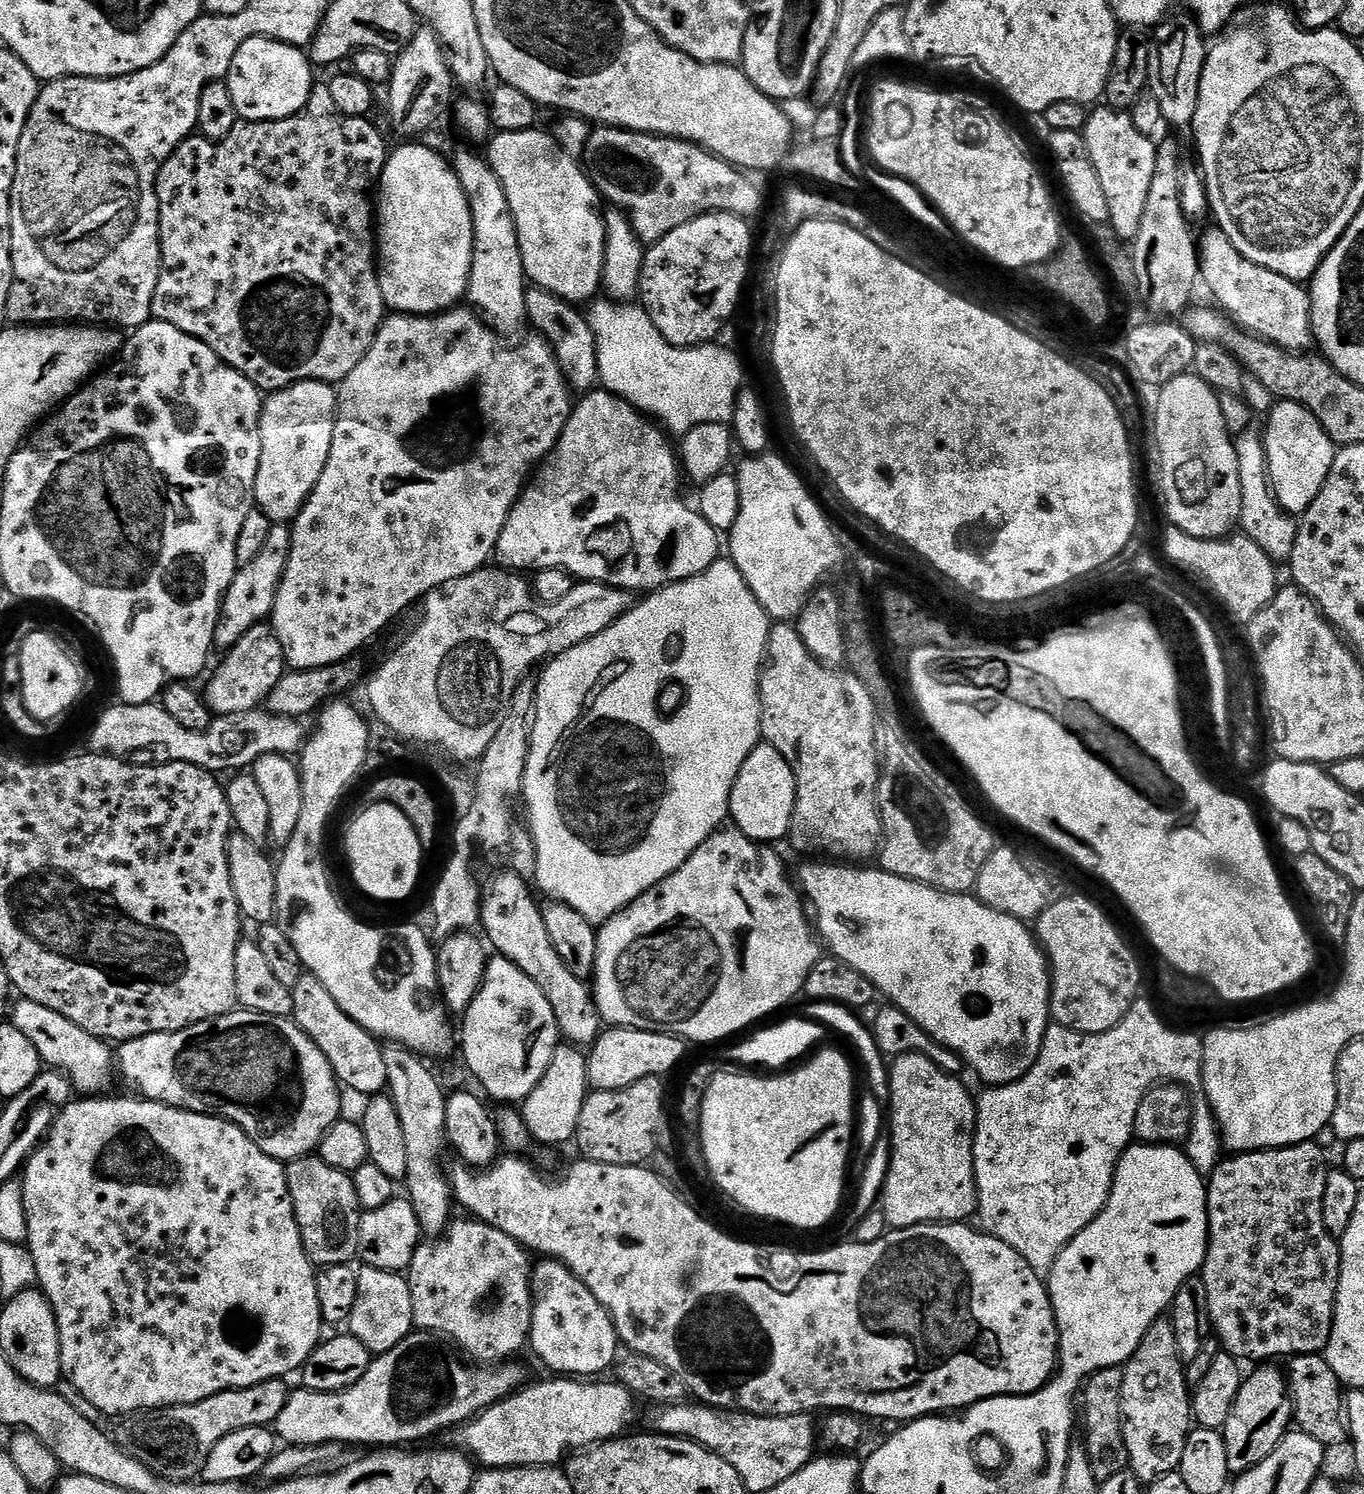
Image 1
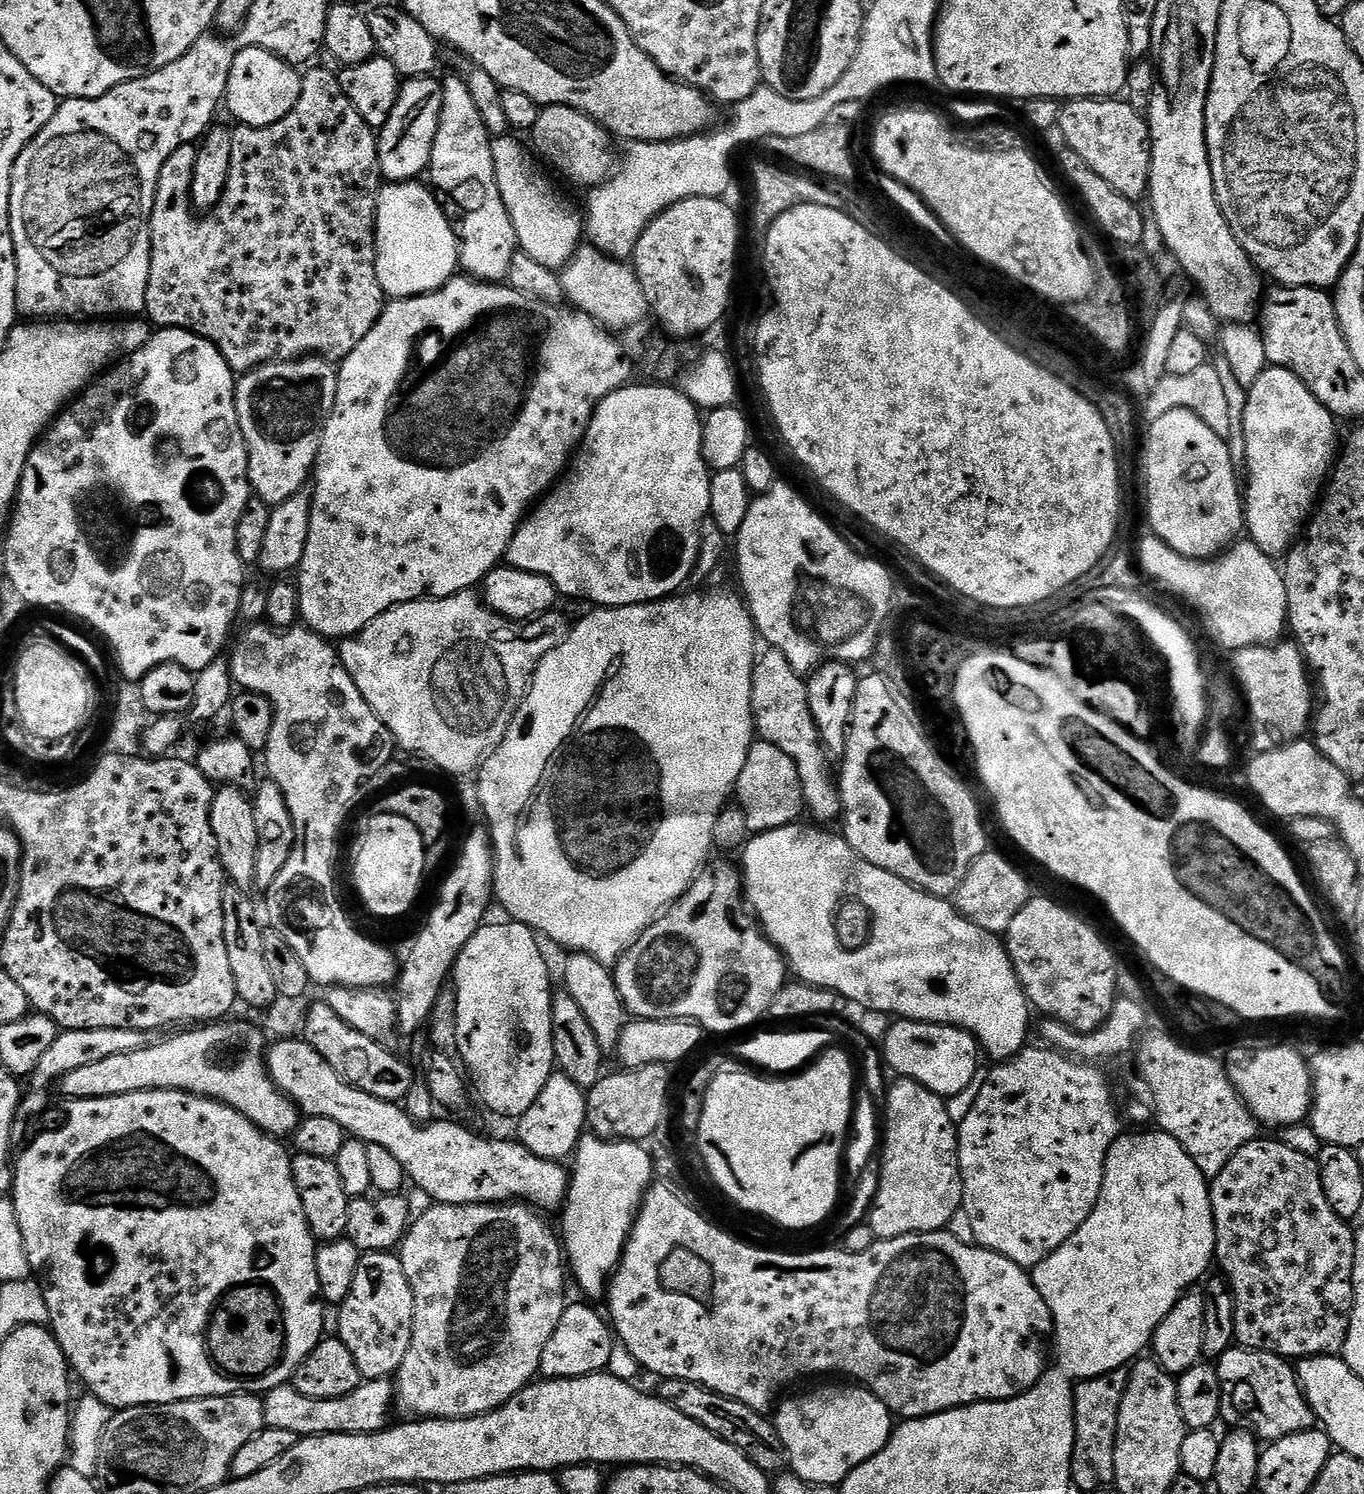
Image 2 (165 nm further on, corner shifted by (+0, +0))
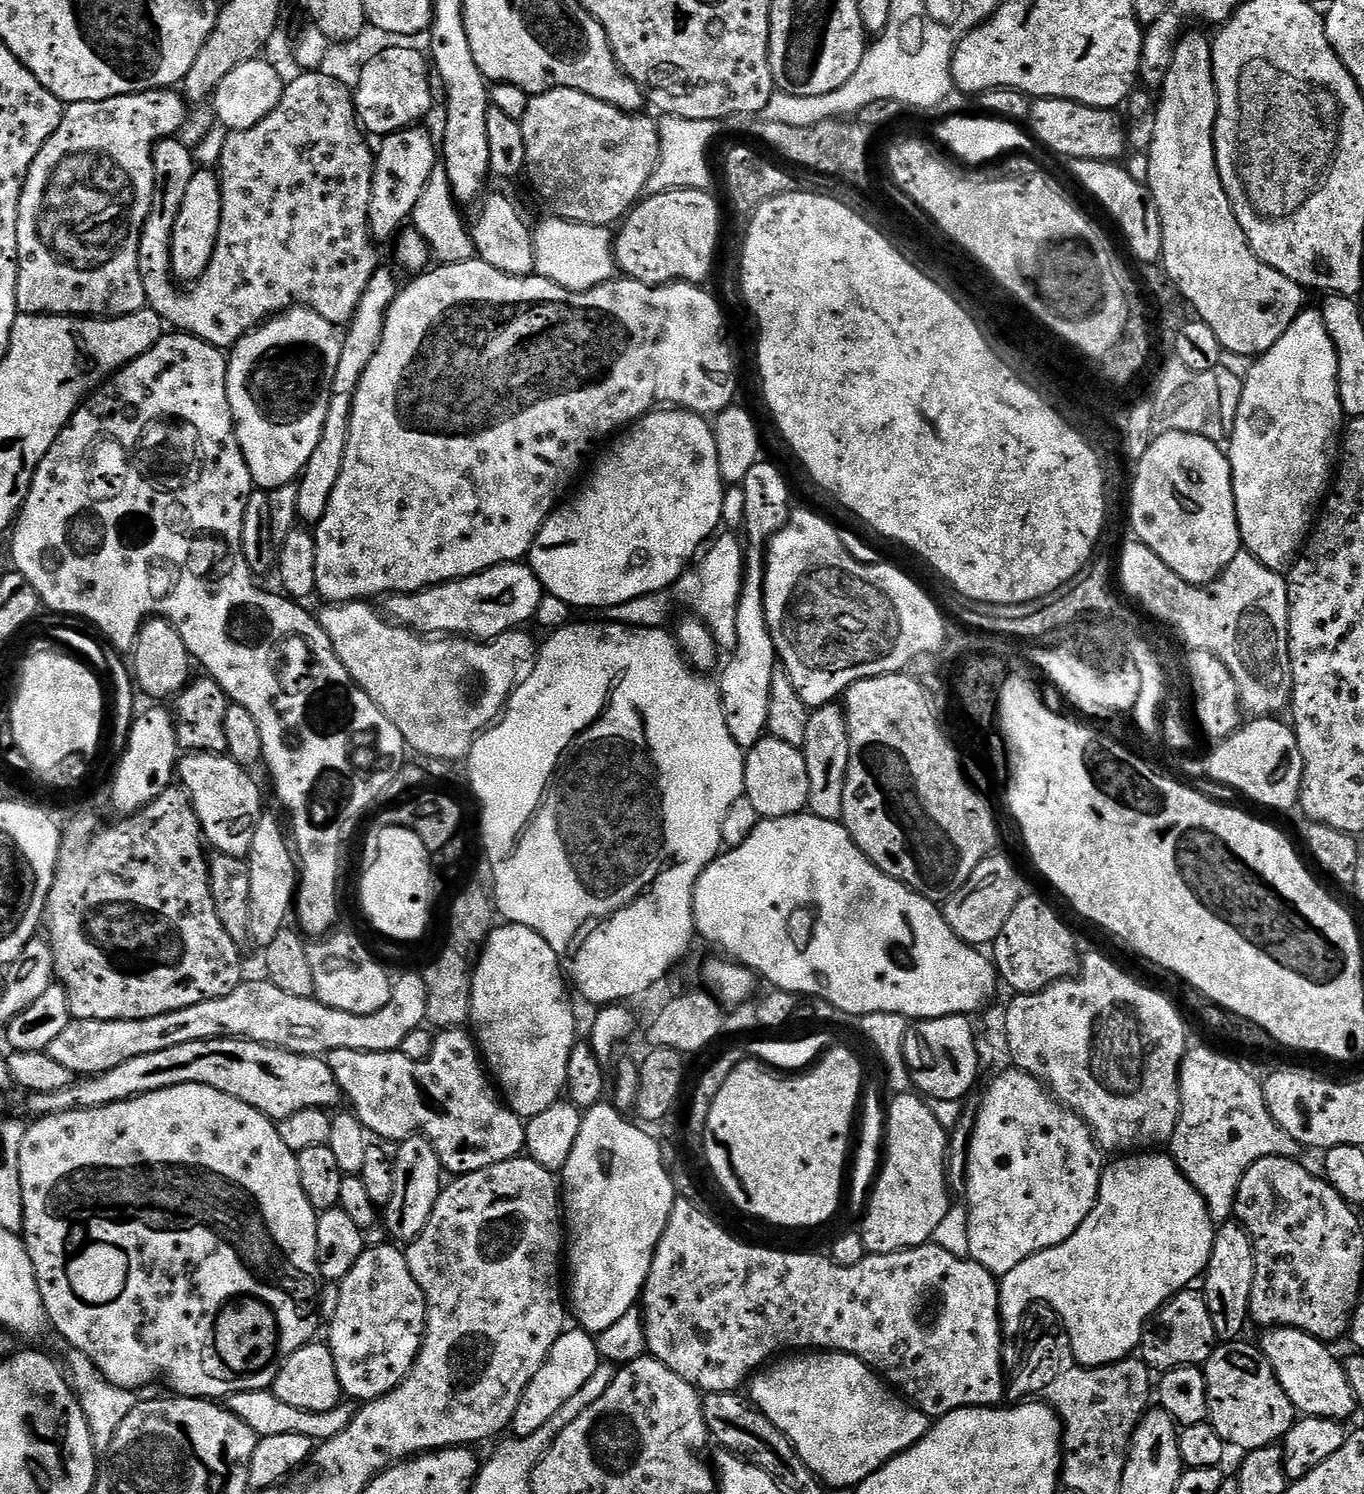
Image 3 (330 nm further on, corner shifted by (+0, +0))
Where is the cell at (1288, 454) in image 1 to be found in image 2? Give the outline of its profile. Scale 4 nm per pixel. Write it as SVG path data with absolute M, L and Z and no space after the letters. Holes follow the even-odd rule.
M1266 367L1246 394L1246 532L1252 535L1249 536L1251 543L1259 546L1265 554L1280 558L1296 543L1313 515L1314 505L1321 499L1338 452L1337 421L1290 368Z

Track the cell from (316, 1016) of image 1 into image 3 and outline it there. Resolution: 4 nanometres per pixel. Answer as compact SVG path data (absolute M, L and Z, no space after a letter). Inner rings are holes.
M463 1027L437 1031L432 1041L432 1053L425 1060L411 1060L399 1051L334 1050L326 1057L343 1099L353 1104L349 1105L354 1109L365 1133L373 1137L381 1136L384 1140L392 1140L391 1142L422 1135L434 1146L441 1169L445 1173L452 1172L453 1177L465 1176L474 1170L486 1170L486 1166L494 1166L498 1162L515 1160L524 1152L525 1121L507 1107L494 1091L486 1075L478 1045L464 1031Z

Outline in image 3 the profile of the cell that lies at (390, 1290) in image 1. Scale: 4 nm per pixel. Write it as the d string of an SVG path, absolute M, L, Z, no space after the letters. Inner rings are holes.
M391 1243L388 1244L381 1248L365 1247L358 1262L354 1262L354 1270L350 1270L350 1274L339 1281L338 1310L334 1310L334 1318L326 1324L326 1343L334 1356L334 1370L338 1372L340 1391L352 1402L377 1400L397 1388L408 1377L420 1352L420 1343L424 1341L424 1323L428 1317L424 1295L418 1282L414 1282L414 1274L410 1274L407 1255L401 1249L399 1252L391 1248L396 1247Z

